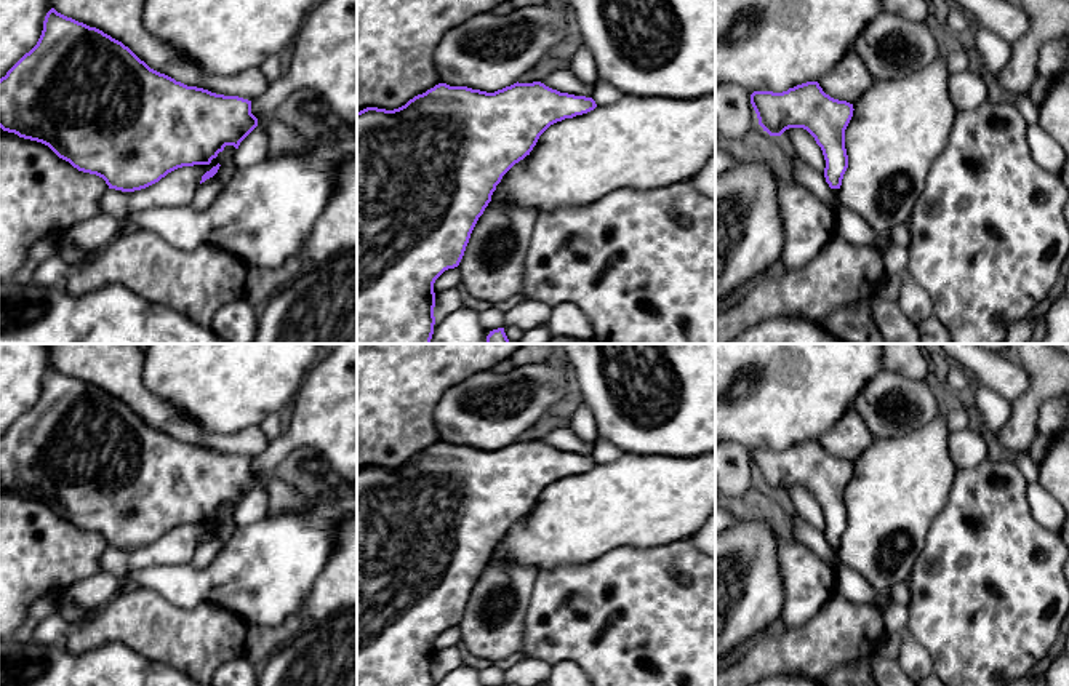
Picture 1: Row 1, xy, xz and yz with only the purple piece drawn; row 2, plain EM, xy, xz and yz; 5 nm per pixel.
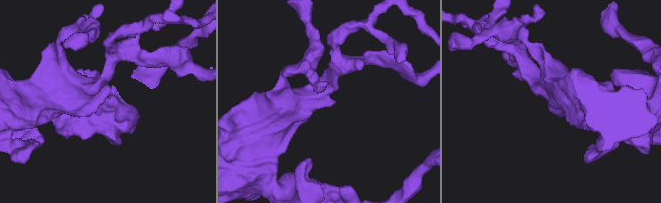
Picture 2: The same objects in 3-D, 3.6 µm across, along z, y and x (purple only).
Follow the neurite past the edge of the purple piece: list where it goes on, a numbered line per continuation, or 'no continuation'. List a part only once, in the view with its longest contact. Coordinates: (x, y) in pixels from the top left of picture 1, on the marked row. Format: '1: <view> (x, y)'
no continuation

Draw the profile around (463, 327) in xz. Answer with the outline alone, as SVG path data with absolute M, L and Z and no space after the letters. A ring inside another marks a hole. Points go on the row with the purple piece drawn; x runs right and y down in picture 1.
M462 305L435 321L430 344L486 344L488 334L480 325L480 312Z

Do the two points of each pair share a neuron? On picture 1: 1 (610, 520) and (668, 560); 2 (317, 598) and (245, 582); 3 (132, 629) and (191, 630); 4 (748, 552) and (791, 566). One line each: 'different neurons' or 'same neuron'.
1: different neurons
2: different neurons
3: same neuron
4: different neurons

